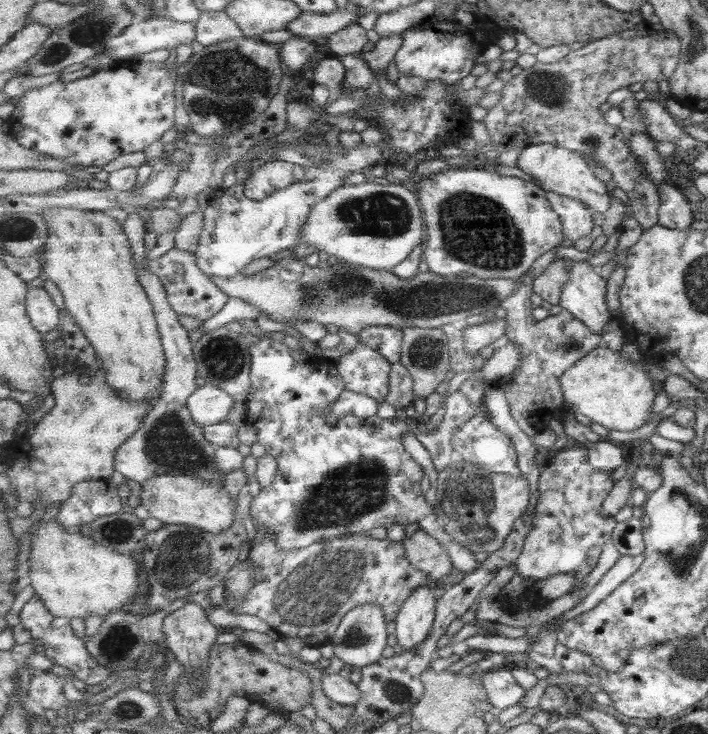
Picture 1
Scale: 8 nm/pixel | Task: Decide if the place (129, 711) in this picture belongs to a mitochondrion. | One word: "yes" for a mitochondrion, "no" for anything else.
yes

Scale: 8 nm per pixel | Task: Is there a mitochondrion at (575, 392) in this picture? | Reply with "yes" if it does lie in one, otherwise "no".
no

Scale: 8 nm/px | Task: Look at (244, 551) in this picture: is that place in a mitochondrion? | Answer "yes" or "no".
no

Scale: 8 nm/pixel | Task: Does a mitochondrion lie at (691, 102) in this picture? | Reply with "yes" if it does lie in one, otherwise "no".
no

